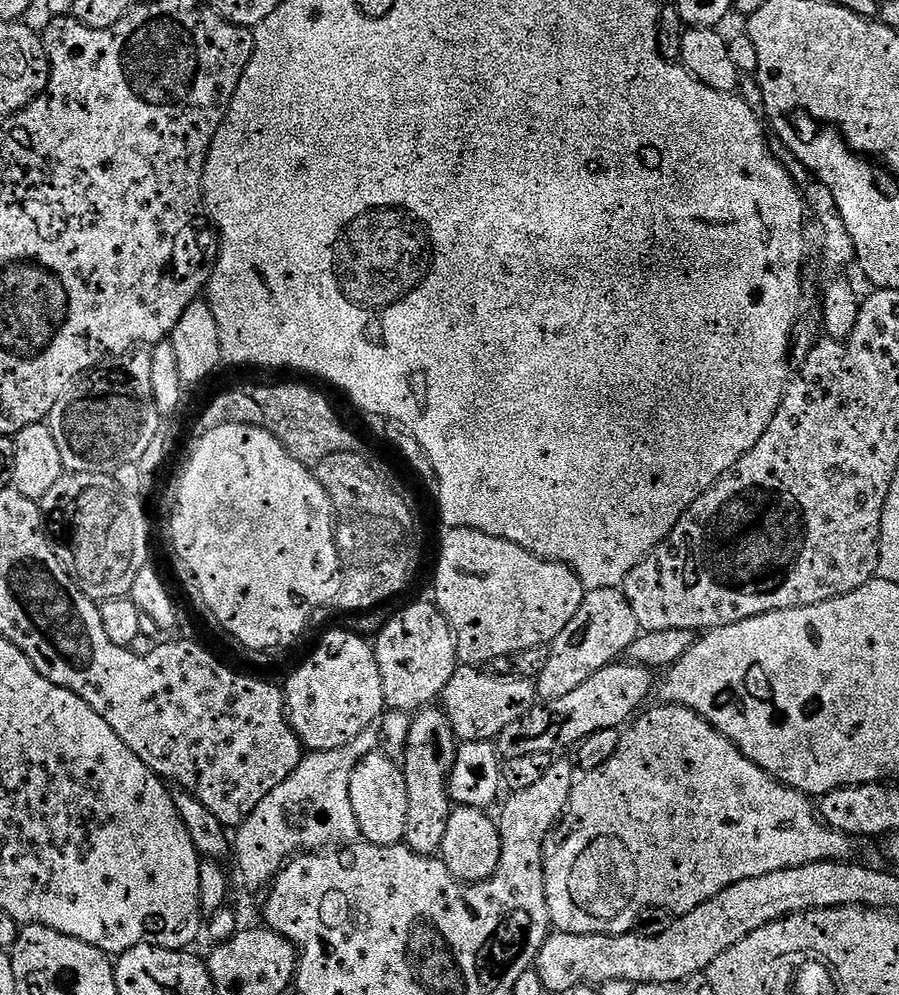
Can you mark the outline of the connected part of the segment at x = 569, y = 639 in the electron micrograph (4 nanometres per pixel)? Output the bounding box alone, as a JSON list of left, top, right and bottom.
[535,588,642,701]

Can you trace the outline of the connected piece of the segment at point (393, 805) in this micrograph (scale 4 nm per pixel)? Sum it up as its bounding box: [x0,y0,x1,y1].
[350,751,406,844]

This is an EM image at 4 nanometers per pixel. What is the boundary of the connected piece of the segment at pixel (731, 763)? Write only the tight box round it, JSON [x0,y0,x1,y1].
[544,703,853,936]

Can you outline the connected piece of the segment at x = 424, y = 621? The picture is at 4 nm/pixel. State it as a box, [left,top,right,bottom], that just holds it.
[374,603,458,714]

